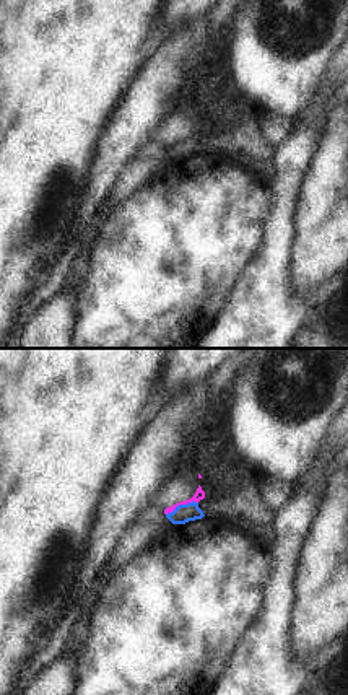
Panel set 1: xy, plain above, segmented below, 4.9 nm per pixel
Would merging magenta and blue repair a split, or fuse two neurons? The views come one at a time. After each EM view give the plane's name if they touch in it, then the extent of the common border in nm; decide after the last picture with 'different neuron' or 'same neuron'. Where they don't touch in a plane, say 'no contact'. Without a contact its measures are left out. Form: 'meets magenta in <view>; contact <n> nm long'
meets magenta in xy; contact 170 nm long

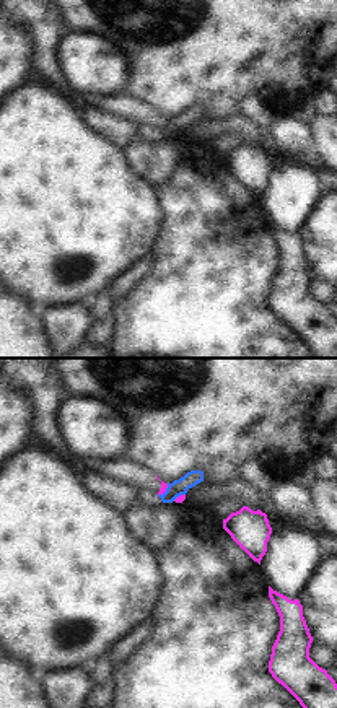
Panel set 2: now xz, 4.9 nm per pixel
meets magenta in xz; contact 80 nm long

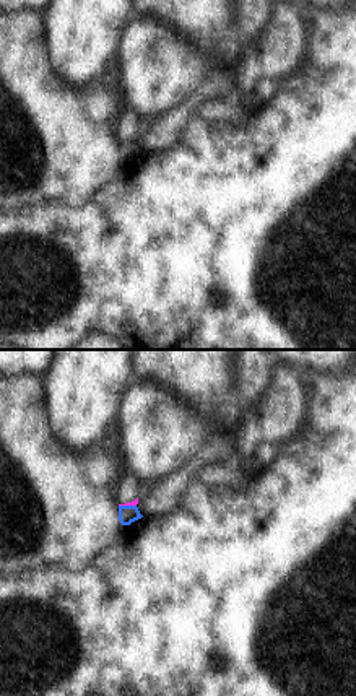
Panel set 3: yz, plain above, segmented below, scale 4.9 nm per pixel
meets magenta in yz; contact 90 nm long

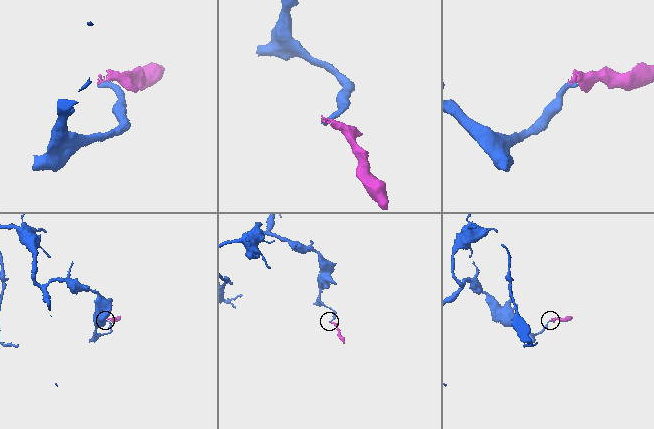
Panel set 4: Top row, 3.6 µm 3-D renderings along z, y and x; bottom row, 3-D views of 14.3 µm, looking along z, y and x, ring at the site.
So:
different neuron

